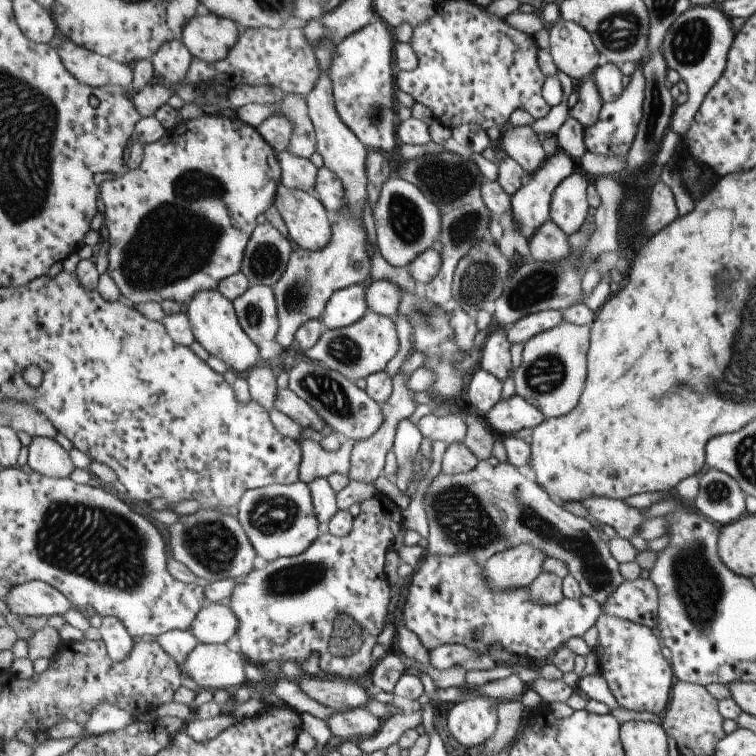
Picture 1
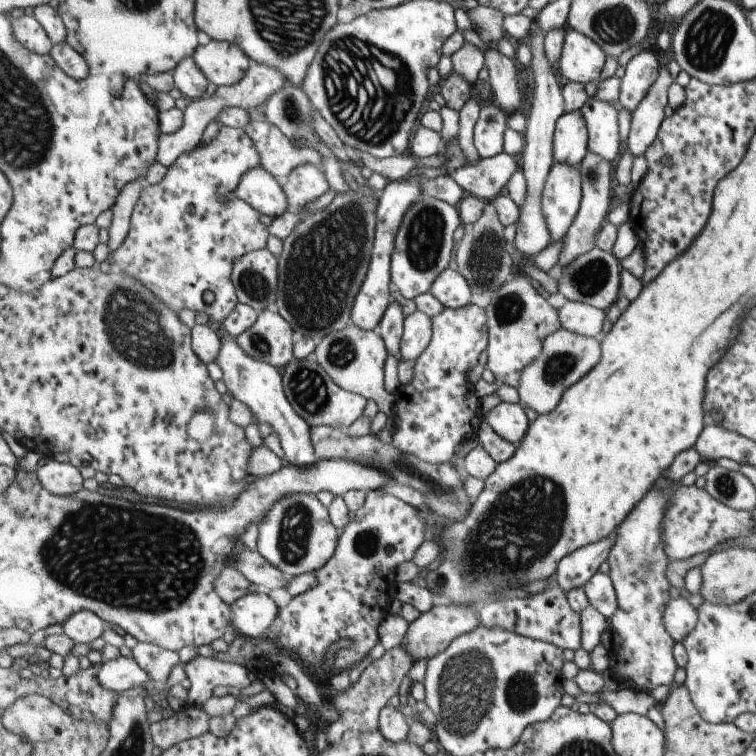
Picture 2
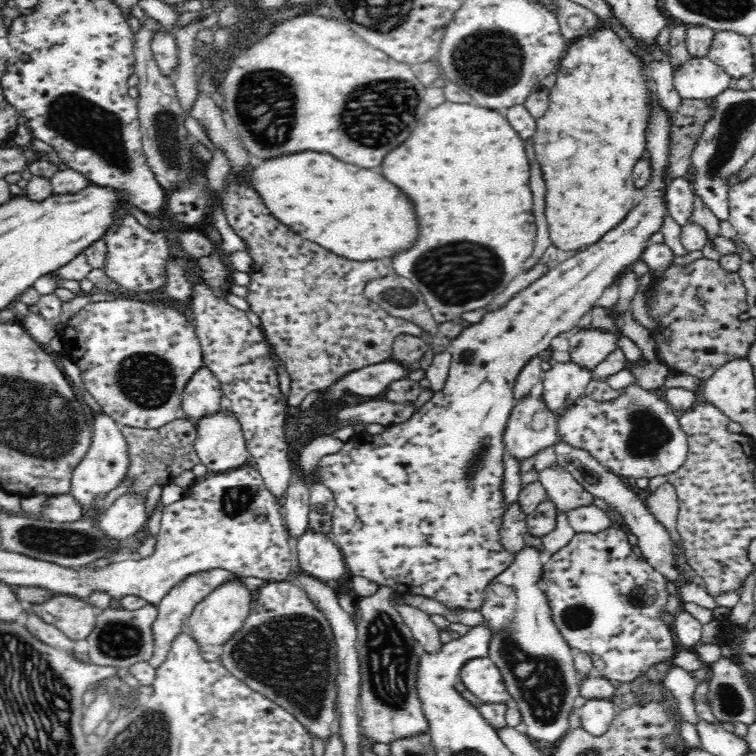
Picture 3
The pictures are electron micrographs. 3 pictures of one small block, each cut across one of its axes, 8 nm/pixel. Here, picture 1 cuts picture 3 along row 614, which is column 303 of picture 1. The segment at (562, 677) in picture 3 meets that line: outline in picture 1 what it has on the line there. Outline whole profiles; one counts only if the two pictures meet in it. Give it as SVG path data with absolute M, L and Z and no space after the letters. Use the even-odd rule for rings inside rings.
M301 480L290 485L272 484L251 489L244 494L234 511L256 553L267 562L304 553L321 535L322 525L316 514L312 490Z

